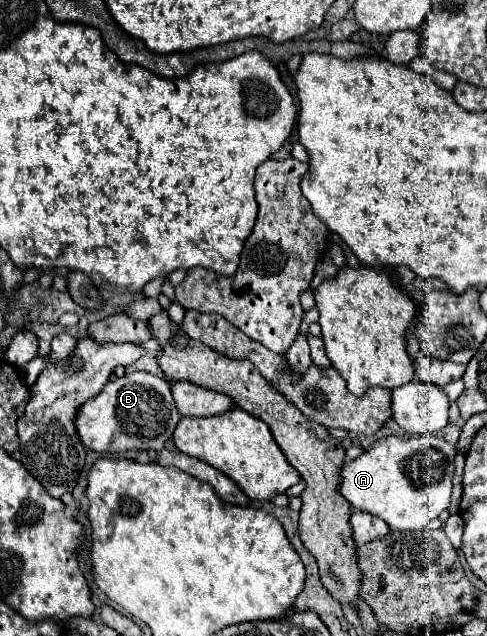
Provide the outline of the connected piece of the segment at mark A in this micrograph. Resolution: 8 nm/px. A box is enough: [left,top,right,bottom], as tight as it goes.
[340,434,456,530]

